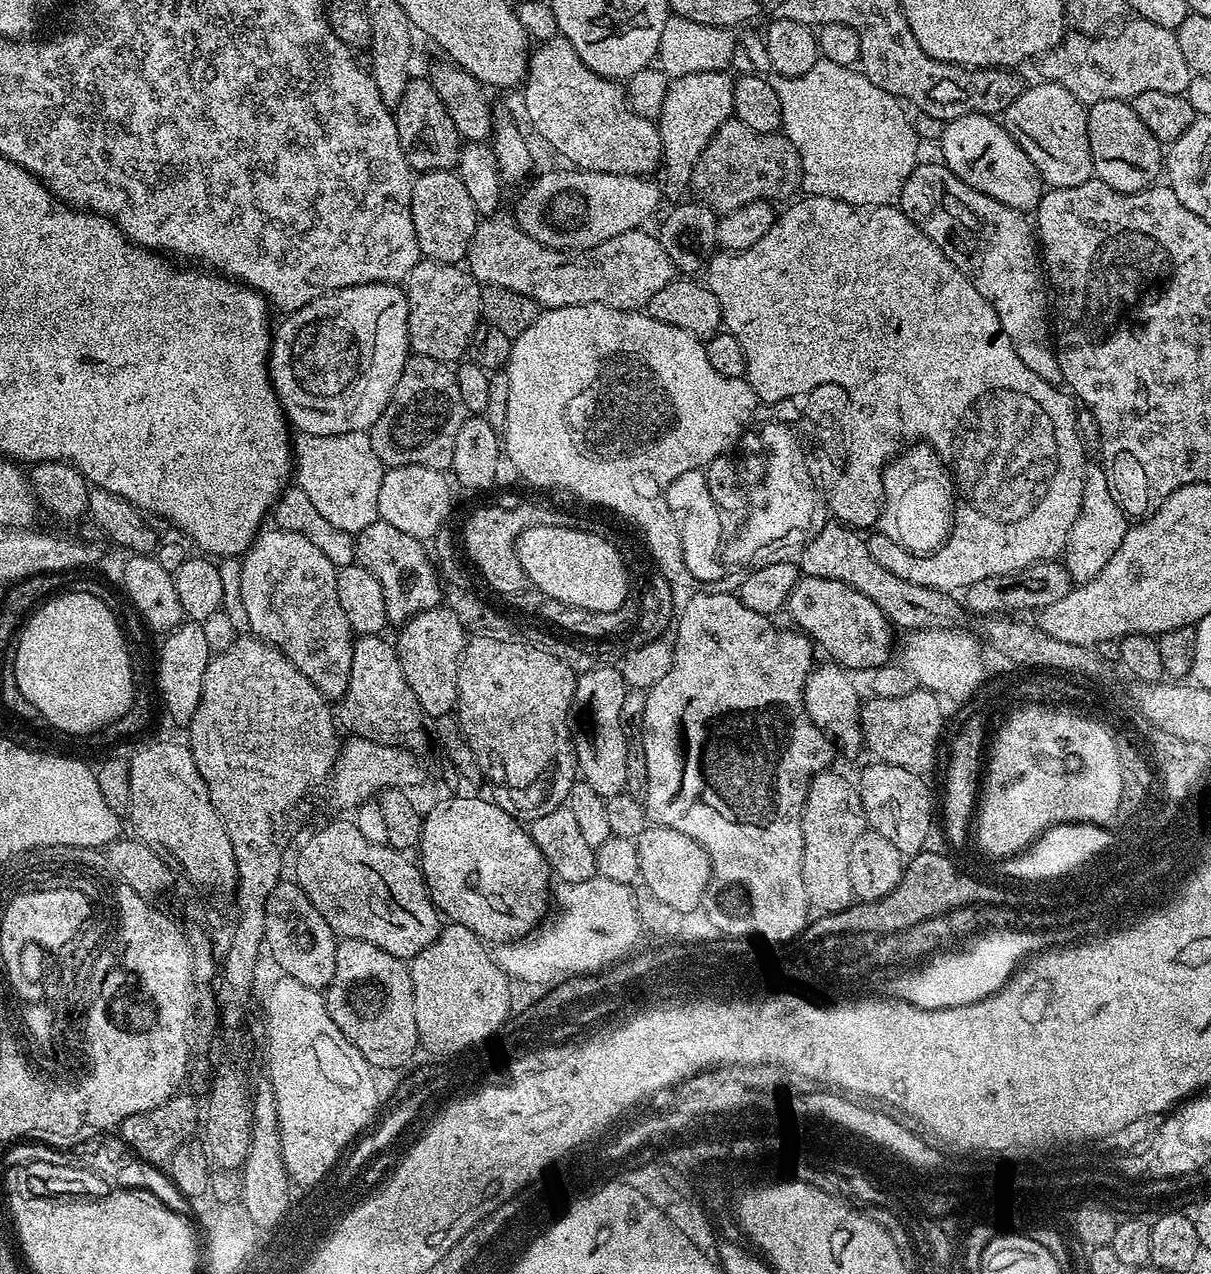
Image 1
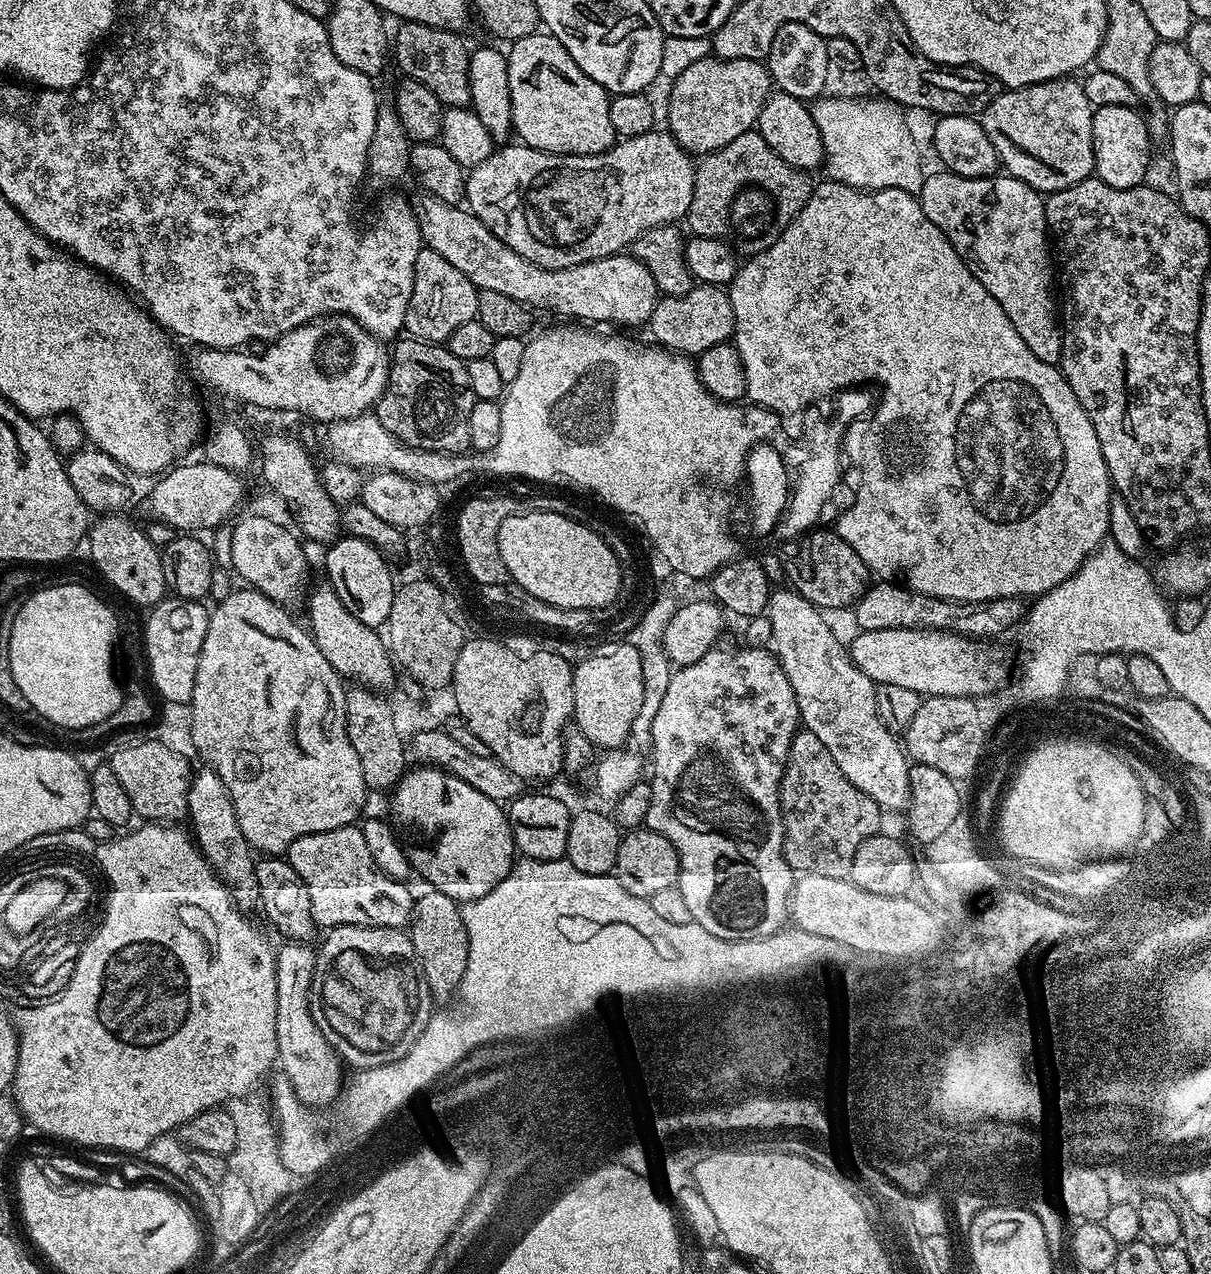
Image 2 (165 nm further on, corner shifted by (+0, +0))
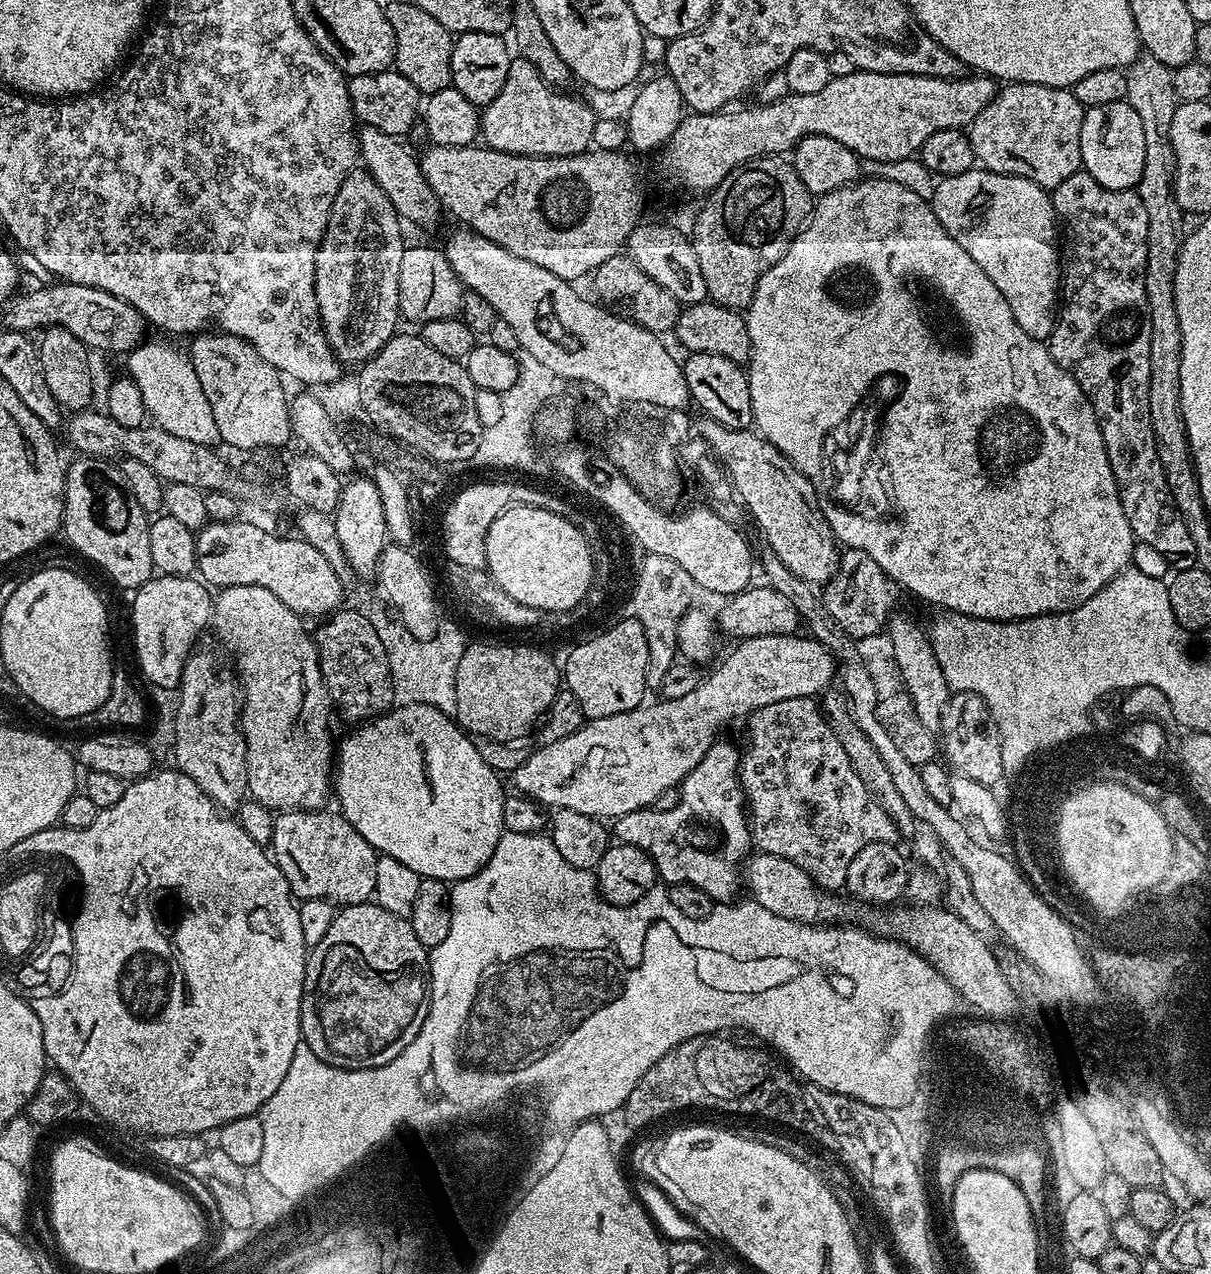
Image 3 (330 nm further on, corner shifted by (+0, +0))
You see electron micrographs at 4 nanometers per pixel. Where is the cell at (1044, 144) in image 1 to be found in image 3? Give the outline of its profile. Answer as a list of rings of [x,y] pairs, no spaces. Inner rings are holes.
[[[1009,83],[997,91],[986,109],[969,125],[972,152],[989,172],[1024,177],[1045,190],[1054,189],[1081,169],[1085,111],[1071,89]]]

